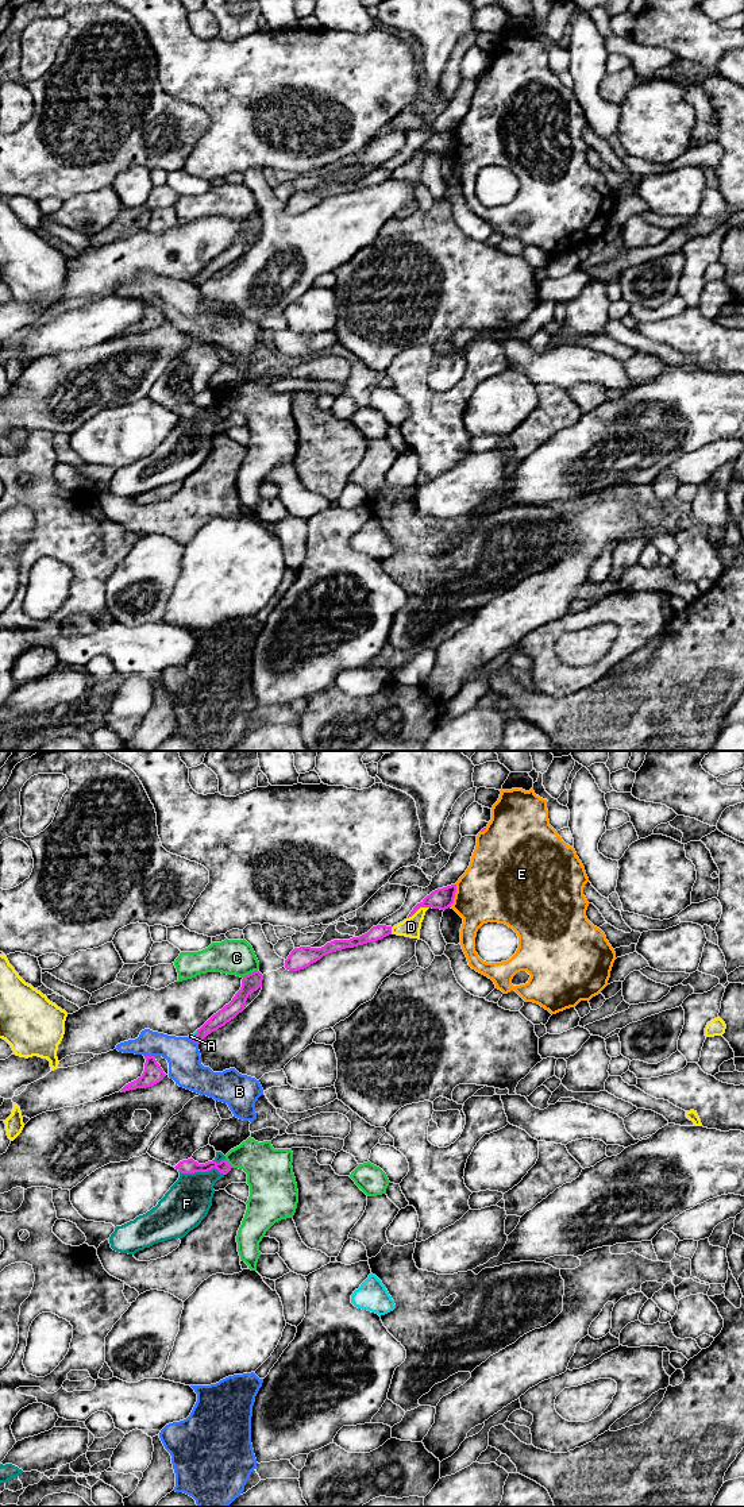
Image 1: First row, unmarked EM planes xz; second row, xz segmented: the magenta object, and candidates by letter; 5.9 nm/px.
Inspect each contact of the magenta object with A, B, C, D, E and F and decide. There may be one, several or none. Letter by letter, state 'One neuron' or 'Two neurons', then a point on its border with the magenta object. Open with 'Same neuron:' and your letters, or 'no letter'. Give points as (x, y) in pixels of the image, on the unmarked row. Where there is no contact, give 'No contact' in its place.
Same neuron: no letter
A: Two neurons. Touches magenta at xz (195, 278)
B: Two neurons. Touches magenta at xz (150, 300)
C: Two neurons. Touches magenta at xz (249, 218)
D: Two neurons. Touches magenta at xz (417, 153)
E: Two neurons. Touches magenta at xz (454, 139)
F: Two neurons. Touches magenta at xz (201, 415)

